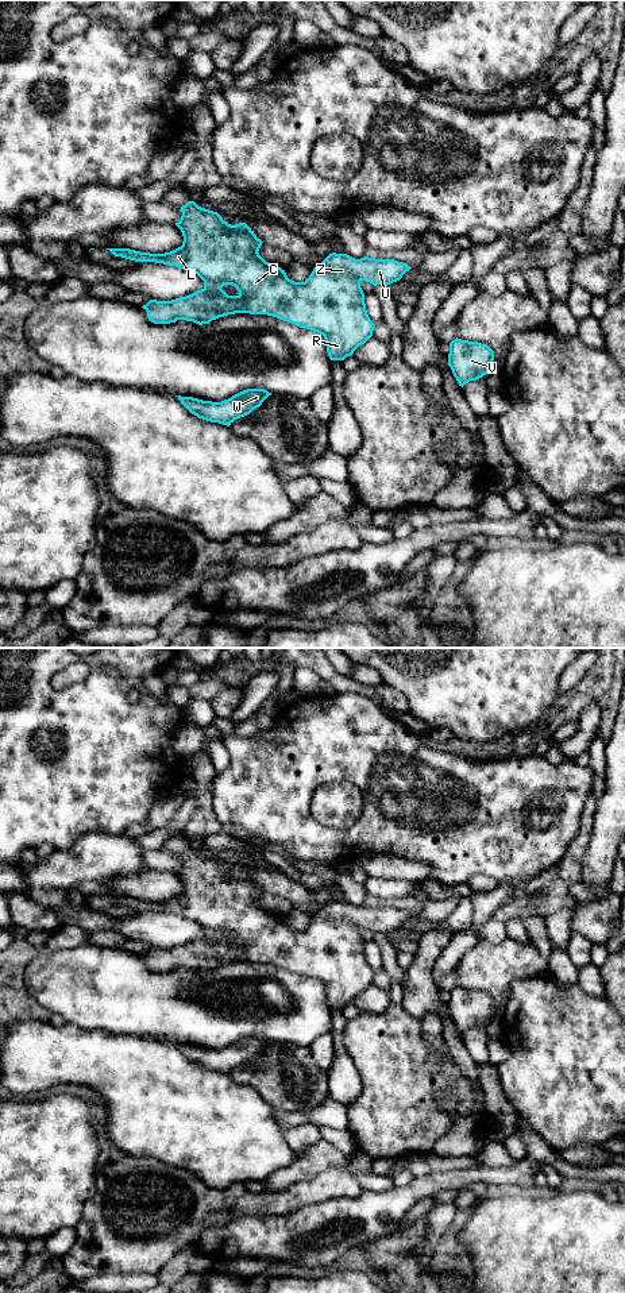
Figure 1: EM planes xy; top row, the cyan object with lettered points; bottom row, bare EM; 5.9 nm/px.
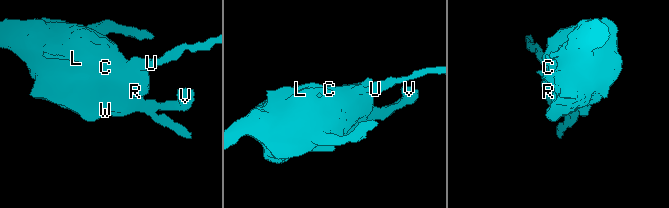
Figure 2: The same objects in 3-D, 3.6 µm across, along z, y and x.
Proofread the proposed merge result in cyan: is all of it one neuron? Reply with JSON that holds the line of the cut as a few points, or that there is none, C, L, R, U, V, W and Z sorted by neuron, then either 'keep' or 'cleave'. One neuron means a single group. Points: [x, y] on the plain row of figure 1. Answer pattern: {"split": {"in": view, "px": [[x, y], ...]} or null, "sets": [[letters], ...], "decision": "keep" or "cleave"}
{"split": null, "sets": [["C", "L", "R", "U", "V", "W", "Z"]], "decision": "keep"}

